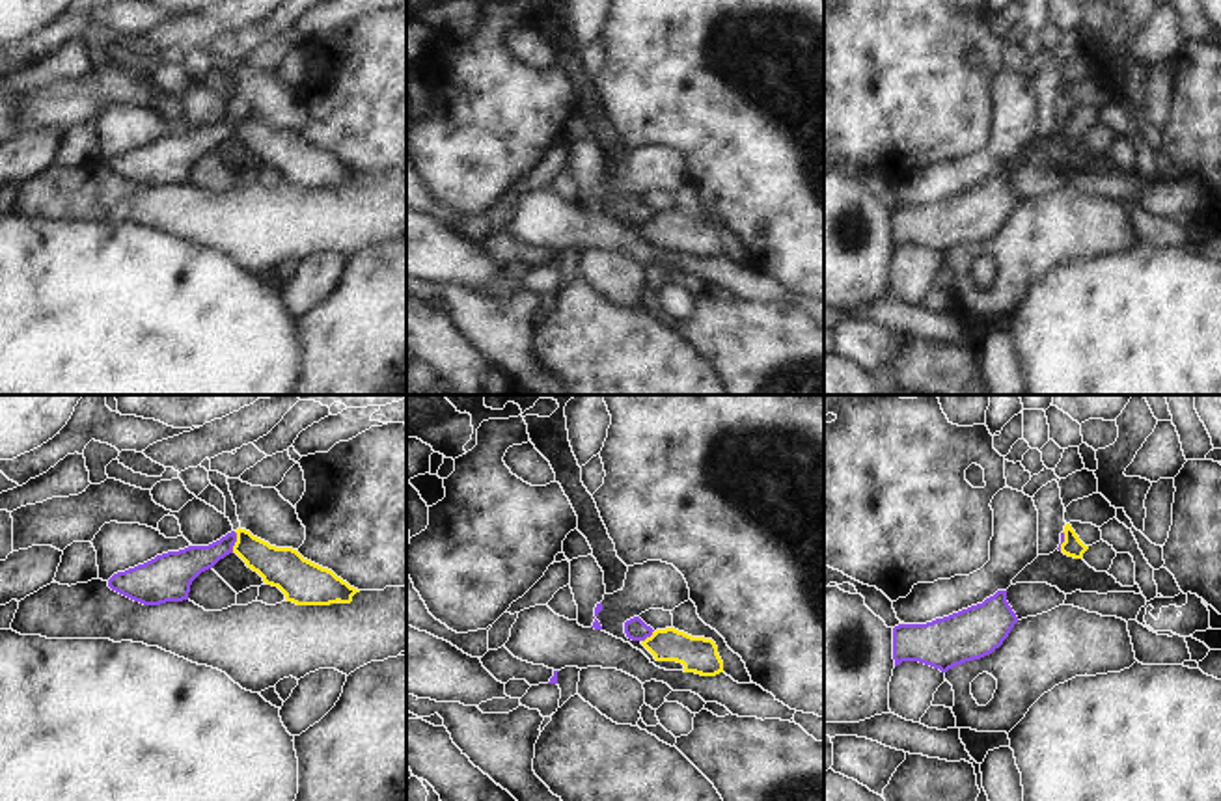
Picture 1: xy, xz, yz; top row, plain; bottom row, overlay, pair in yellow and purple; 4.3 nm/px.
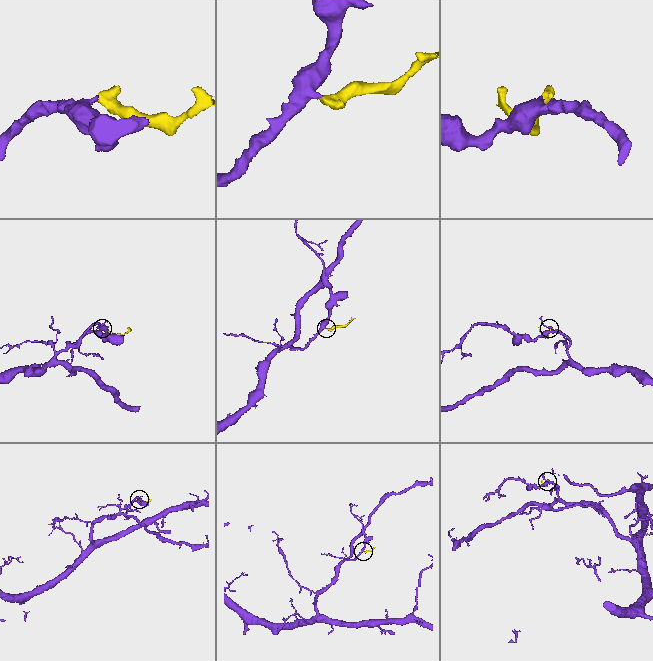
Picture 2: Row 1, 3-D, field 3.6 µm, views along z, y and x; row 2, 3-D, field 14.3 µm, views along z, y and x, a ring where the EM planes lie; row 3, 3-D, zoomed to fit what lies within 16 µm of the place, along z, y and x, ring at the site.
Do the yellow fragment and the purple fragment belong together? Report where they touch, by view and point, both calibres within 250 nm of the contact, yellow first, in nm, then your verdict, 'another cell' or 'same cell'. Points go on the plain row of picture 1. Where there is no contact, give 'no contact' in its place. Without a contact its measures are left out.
contact xy (235, 125); calibres 180 and 150 nm; another cell

